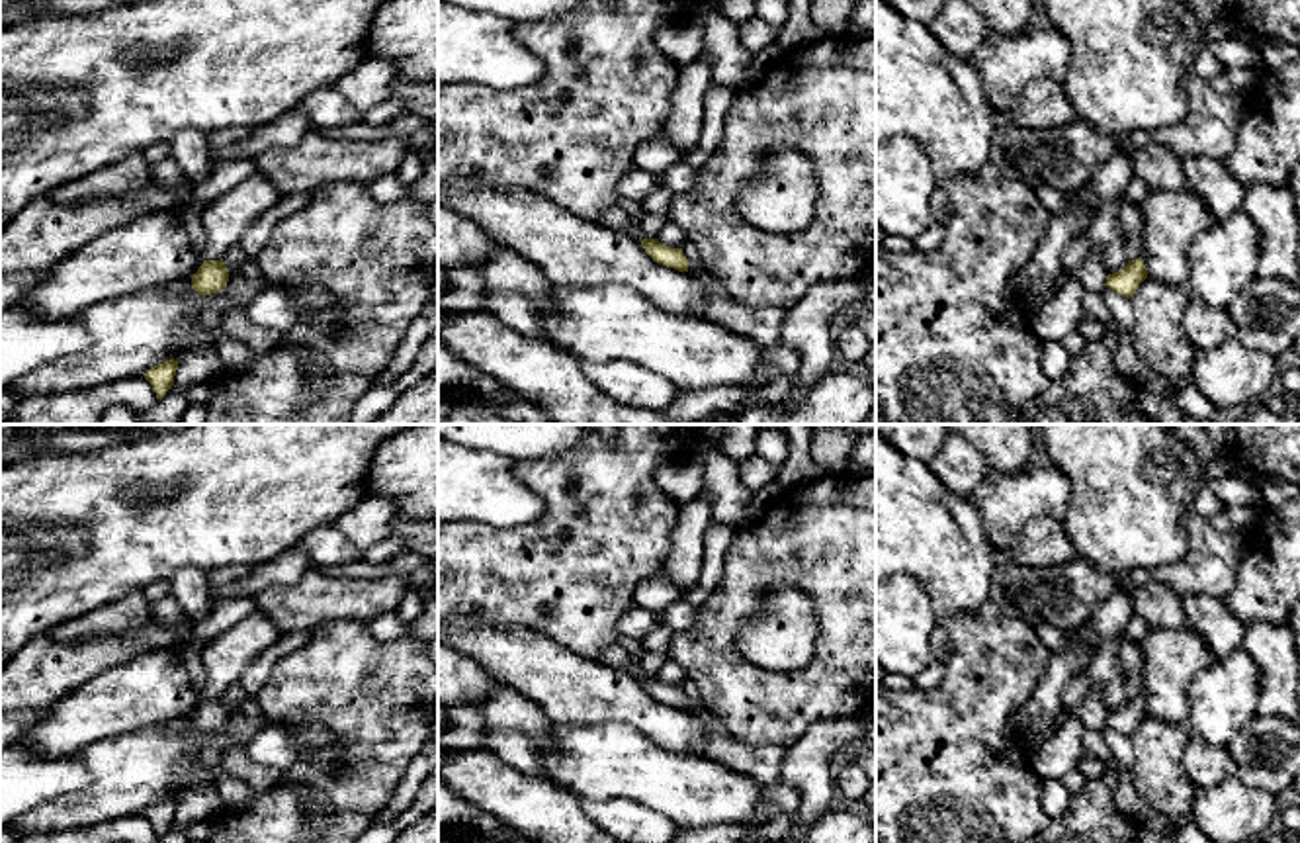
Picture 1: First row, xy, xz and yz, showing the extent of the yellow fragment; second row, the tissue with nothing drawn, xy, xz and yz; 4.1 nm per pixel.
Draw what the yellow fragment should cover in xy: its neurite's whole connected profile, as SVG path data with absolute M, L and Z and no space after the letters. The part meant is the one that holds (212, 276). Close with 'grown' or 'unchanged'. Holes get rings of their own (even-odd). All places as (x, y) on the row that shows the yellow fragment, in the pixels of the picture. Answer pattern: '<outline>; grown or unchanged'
M223 258L203 260L203 264L192 276L192 288L199 295L217 293L227 286L227 282L229 282L229 270L227 270Z; unchanged

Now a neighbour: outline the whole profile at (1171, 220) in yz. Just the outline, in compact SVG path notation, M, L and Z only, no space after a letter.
M1149 190L1140 203L1144 219L1142 260L1148 278L1187 284L1191 244L1214 223L1212 213L1192 190Z

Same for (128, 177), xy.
M129 155L92 174L65 182L47 192L57 203L80 203L98 200L123 200L152 184L151 162L145 155Z

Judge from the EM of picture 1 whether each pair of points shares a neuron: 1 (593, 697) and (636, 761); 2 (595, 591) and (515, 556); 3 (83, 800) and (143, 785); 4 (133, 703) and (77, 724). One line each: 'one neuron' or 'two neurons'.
1: two neurons
2: one neuron
3: one neuron
4: one neuron

